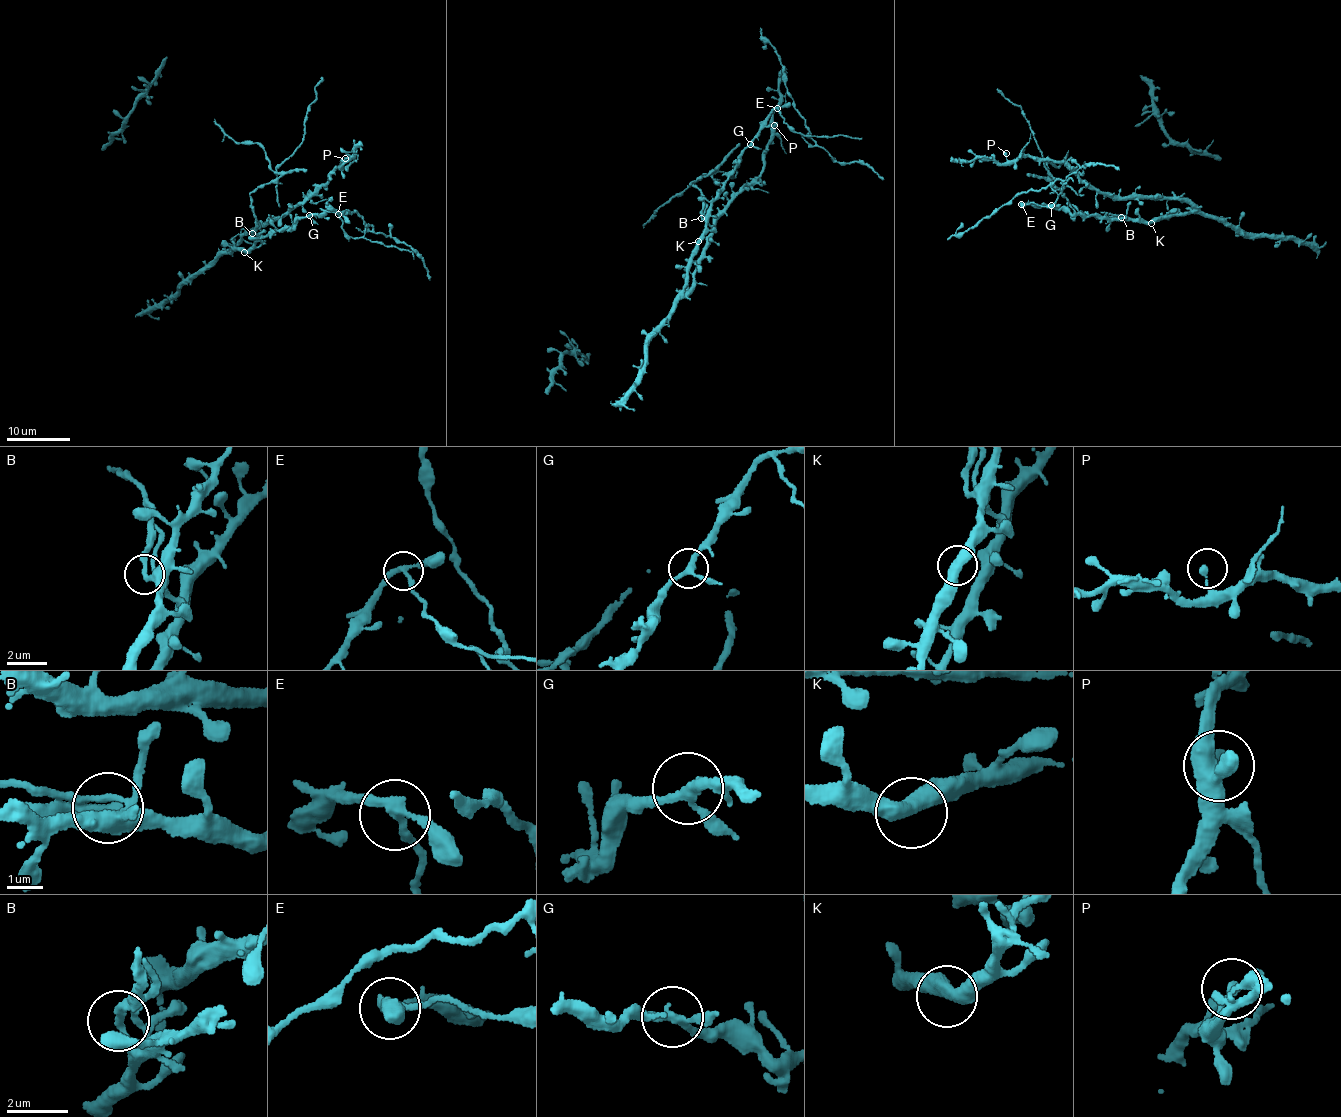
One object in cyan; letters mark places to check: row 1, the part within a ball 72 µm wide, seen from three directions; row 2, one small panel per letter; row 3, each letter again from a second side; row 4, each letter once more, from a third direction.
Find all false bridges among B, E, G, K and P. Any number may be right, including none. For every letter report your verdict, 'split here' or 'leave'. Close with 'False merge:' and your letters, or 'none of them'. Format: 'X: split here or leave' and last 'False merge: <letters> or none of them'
B: split here
E: split here
G: leave
K: leave
P: leave
False merge: B, E

